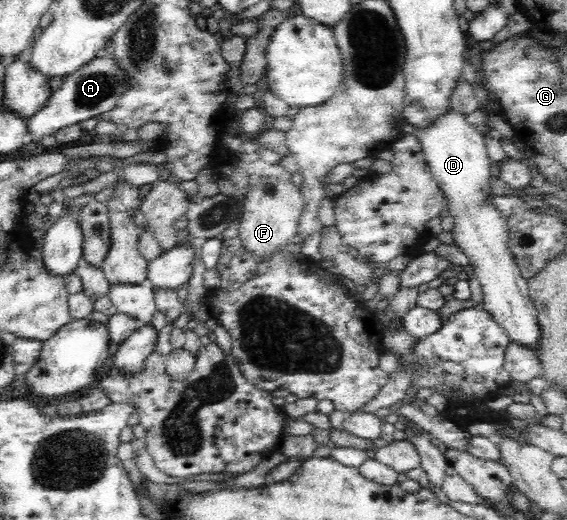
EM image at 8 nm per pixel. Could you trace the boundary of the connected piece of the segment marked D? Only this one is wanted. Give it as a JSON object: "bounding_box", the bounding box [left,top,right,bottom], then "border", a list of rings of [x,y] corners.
{"bounding_box":[413,107,538,353],"border":[[[449,107],[448,112],[439,116],[428,128],[416,128],[413,133],[420,141],[421,149],[424,153],[425,161],[431,174],[442,193],[449,201],[449,211],[453,215],[453,237],[455,243],[463,249],[463,253],[469,258],[469,264],[473,267],[473,273],[482,287],[483,303],[482,310],[487,311],[493,320],[505,330],[508,338],[513,343],[520,343],[529,347],[531,351],[537,353],[538,343],[538,310],[534,308],[534,302],[529,296],[528,280],[520,272],[516,264],[511,249],[509,248],[509,226],[505,218],[501,216],[501,211],[491,204],[491,191],[489,191],[489,177],[491,177],[491,158],[489,158],[484,134],[475,130],[467,121],[466,115]]]}

